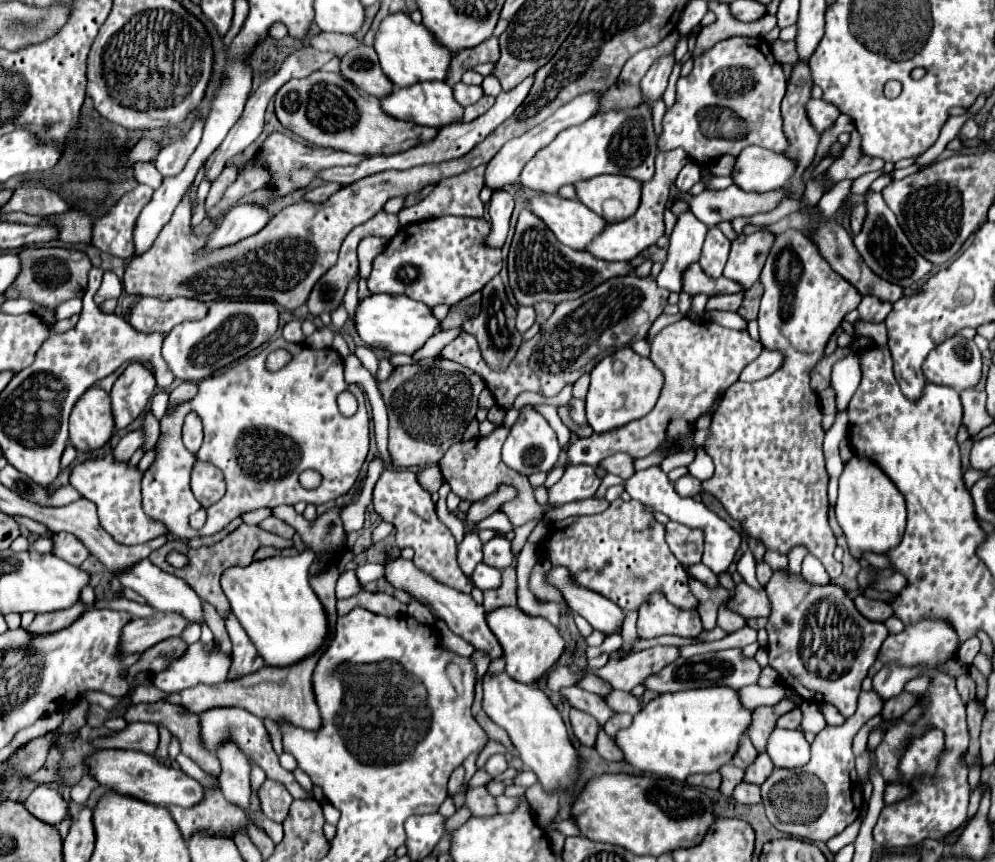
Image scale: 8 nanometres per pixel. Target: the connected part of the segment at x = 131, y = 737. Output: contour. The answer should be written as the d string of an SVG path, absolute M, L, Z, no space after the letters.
M136 722L112 736L94 738L92 744L96 748L128 748L154 754L158 748L158 728L148 722Z

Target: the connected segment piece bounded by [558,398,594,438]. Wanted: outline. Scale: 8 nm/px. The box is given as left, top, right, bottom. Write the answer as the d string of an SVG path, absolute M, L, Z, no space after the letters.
M572 398L568 406L558 408L560 420L578 436L578 438L588 438L592 436L592 428L586 422L586 412L584 412L584 400Z

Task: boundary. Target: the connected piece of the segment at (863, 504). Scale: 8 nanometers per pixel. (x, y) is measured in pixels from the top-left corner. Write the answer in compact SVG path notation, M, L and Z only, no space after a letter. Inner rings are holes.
M854 456L844 464L844 472L840 474L836 520L844 530L852 558L860 562L864 552L886 554L900 544L906 528L906 502L896 486L892 486L892 480L876 464Z

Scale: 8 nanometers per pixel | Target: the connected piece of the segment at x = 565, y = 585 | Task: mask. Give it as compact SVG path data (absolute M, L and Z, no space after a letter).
M552 566L552 570L546 574L546 582L558 588L568 608L580 614L582 618L586 618L592 628L604 634L612 634L616 628L622 628L624 612L614 602L604 598L602 594L590 588L578 586L572 580L572 574L568 568Z

